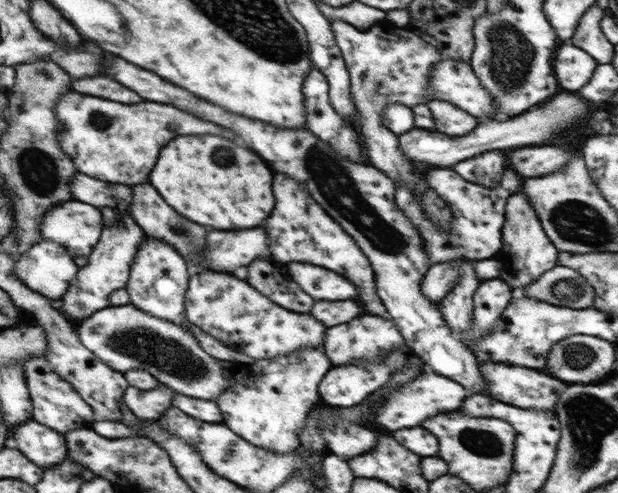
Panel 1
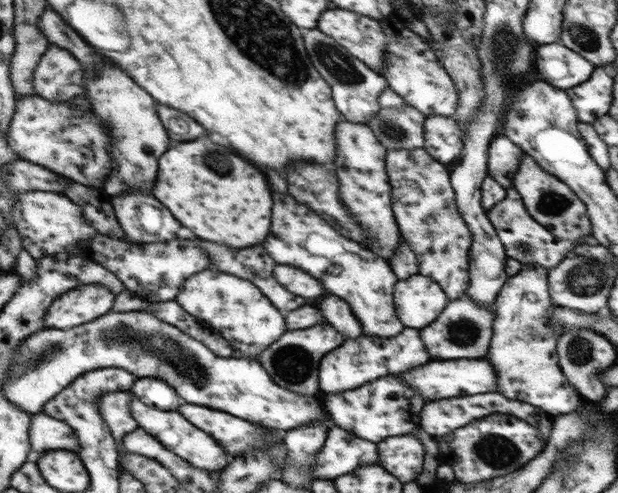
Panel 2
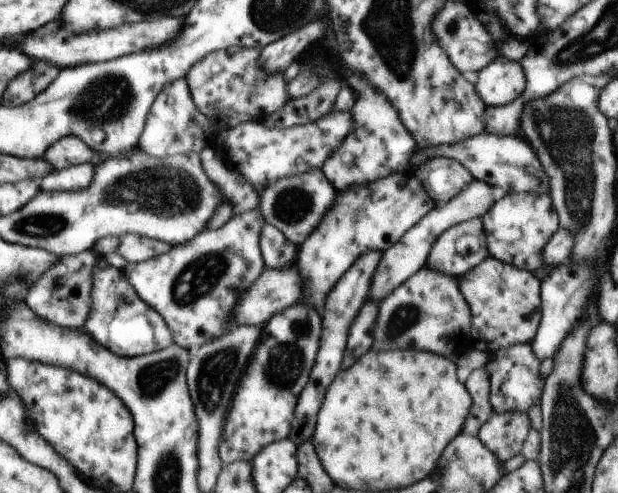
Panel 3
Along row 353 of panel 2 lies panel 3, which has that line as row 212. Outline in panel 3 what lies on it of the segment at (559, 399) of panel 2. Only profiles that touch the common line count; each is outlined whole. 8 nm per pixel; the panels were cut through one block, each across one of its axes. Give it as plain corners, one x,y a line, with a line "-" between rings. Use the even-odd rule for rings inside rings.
507,193
495,202
481,220
488,236
489,256
532,274
534,269
545,264
541,258
542,246
560,228
550,196
544,194

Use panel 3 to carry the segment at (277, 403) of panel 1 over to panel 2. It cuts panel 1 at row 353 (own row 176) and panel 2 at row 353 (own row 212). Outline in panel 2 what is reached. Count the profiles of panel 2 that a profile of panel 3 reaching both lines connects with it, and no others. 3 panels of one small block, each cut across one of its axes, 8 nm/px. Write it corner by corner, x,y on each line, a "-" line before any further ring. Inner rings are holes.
320,321
310,328
284,332
278,340
261,352
257,360
278,386
310,396
320,390
320,360
342,342
344,342
342,334
338,334
329,322

